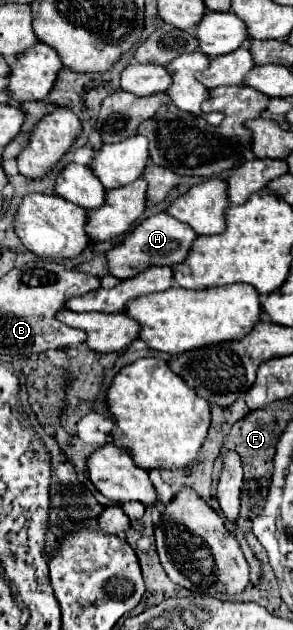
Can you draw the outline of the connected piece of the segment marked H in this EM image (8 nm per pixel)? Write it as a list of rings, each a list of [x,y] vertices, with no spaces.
[[[154,214],[150,218],[146,218],[140,226],[136,226],[120,246],[116,246],[114,250],[110,250],[106,254],[108,258],[108,268],[110,268],[110,274],[116,276],[116,278],[132,278],[136,274],[140,274],[142,270],[146,270],[148,266],[174,266],[174,264],[180,264],[184,262],[184,258],[188,256],[190,248],[192,248],[192,242],[196,240],[196,232],[172,218],[170,214]]]

